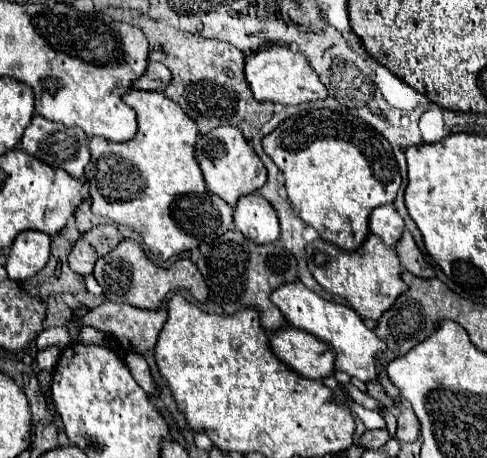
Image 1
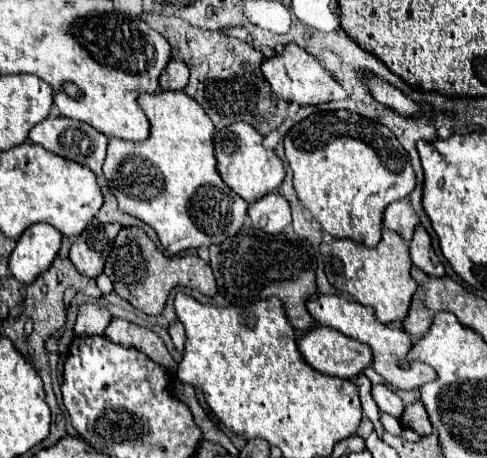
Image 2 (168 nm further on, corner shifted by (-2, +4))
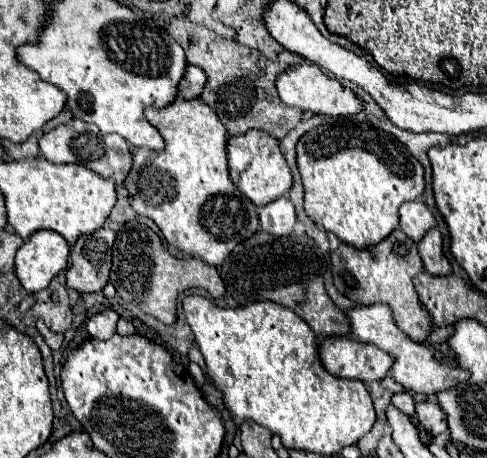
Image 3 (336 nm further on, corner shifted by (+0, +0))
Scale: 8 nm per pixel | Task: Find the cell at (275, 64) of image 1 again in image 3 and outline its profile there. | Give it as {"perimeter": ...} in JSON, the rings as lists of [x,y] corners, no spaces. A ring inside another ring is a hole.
{"perimeter":[[[303,62],[303,64],[279,74],[275,80],[275,86],[277,86],[279,98],[287,106],[293,106],[293,108],[309,110],[315,114],[327,114],[327,116],[347,116],[347,114],[361,112],[359,98],[347,86],[343,86],[339,80],[329,78],[317,64]]]}

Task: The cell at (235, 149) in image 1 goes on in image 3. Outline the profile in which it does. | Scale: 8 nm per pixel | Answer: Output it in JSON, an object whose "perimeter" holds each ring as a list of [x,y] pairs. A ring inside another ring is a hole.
{"perimeter":[[[249,130],[241,136],[229,136],[227,138],[227,160],[229,160],[231,182],[237,186],[241,194],[245,194],[259,208],[287,194],[293,184],[289,166],[279,150],[277,140],[273,140],[269,134],[261,130]]]}

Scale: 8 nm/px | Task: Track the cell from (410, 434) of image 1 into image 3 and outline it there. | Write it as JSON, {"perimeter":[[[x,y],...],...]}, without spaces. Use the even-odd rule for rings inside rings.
{"perimeter":[[[419,402],[415,404],[415,412],[417,412],[417,420],[419,424],[433,436],[441,434],[447,430],[445,424],[445,414],[441,414],[441,408],[437,402]]]}

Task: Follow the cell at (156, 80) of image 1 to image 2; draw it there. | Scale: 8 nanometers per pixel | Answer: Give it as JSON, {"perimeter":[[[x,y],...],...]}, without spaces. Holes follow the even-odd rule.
{"perimeter":[[[171,60],[171,64],[163,70],[159,84],[163,90],[185,90],[189,80],[189,68],[181,60]]]}

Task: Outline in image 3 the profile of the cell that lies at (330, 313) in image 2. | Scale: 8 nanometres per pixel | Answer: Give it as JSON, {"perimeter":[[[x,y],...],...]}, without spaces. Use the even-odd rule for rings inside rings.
{"perimeter":[[[371,304],[371,306],[355,306],[355,308],[349,308],[349,310],[347,310],[347,312],[345,312],[345,316],[347,316],[347,318],[349,318],[349,328],[351,328],[351,338],[355,338],[355,340],[361,340],[361,342],[369,342],[369,344],[375,344],[375,346],[377,346],[377,348],[381,348],[381,350],[383,350],[383,352],[387,352],[387,354],[389,354],[389,356],[391,356],[391,358],[393,358],[393,360],[395,360],[395,362],[393,362],[393,366],[391,366],[391,370],[389,370],[389,374],[391,374],[391,376],[393,376],[393,380],[395,380],[395,382],[397,382],[397,384],[401,384],[401,386],[403,386],[403,388],[405,388],[405,390],[409,390],[409,392],[421,392],[421,394],[427,394],[427,396],[435,396],[435,394],[437,394],[437,392],[441,392],[441,390],[449,390],[449,388],[453,388],[453,386],[457,386],[457,384],[459,384],[459,382],[465,382],[465,380],[467,380],[467,372],[465,372],[465,370],[459,370],[459,368],[455,368],[455,366],[453,366],[453,364],[451,364],[451,354],[449,354],[449,350],[447,350],[447,346],[445,346],[445,344],[443,344],[443,348],[439,348],[439,344],[433,344],[433,346],[429,346],[429,348],[425,348],[425,346],[421,346],[421,344],[415,344],[415,342],[413,342],[413,340],[411,340],[411,338],[409,338],[409,336],[407,336],[407,334],[405,334],[405,332],[401,332],[401,330],[399,330],[399,328],[397,328],[397,326],[395,326],[395,324],[393,324],[393,316],[391,316],[391,312],[389,312],[389,306],[385,306],[385,304]],[[437,348],[439,348],[439,350],[441,350],[441,352],[443,352],[443,354],[445,354],[445,356],[447,356],[447,360],[445,360],[445,362],[437,362],[437,360],[435,360],[435,358],[433,358],[433,350],[437,350]]]}

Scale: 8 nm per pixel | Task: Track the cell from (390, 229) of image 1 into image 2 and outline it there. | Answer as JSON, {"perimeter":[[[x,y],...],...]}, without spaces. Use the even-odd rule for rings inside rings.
{"perimeter":[[[407,198],[387,206],[385,216],[383,216],[383,226],[397,232],[407,242],[411,242],[411,236],[413,236],[417,224],[419,224],[419,216]]]}

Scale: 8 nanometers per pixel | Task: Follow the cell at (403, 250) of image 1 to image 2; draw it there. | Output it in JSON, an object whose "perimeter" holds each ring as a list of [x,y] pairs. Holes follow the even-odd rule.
{"perimeter":[[[417,226],[415,236],[409,242],[409,250],[411,250],[411,260],[419,270],[427,272],[429,276],[445,276],[445,266],[437,258],[431,246],[431,238],[423,226]]]}

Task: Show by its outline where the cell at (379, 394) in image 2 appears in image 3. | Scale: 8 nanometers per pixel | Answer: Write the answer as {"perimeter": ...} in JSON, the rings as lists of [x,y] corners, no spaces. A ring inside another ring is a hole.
{"perimeter":[[[407,392],[393,394],[391,404],[393,404],[397,410],[401,410],[405,416],[413,416],[413,414],[415,414],[415,402],[413,402],[411,394],[407,394]]]}

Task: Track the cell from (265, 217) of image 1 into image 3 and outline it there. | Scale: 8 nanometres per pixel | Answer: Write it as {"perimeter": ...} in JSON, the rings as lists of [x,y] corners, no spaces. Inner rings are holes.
{"perimeter":[[[281,196],[259,208],[259,226],[273,236],[289,236],[295,224],[295,208],[287,196]]]}

